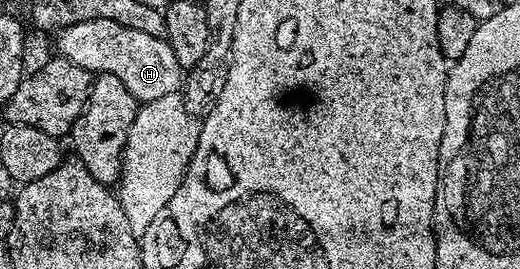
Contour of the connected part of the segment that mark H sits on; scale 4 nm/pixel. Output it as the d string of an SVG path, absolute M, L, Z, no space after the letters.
M93 18L89 22L77 22L68 28L58 29L58 36L58 55L89 73L108 72L113 74L113 78L121 78L125 90L129 90L139 104L148 104L157 98L165 98L165 94L179 92L185 79L185 69L177 62L173 46L169 46L164 37L141 34L141 30L121 26L121 22Z

